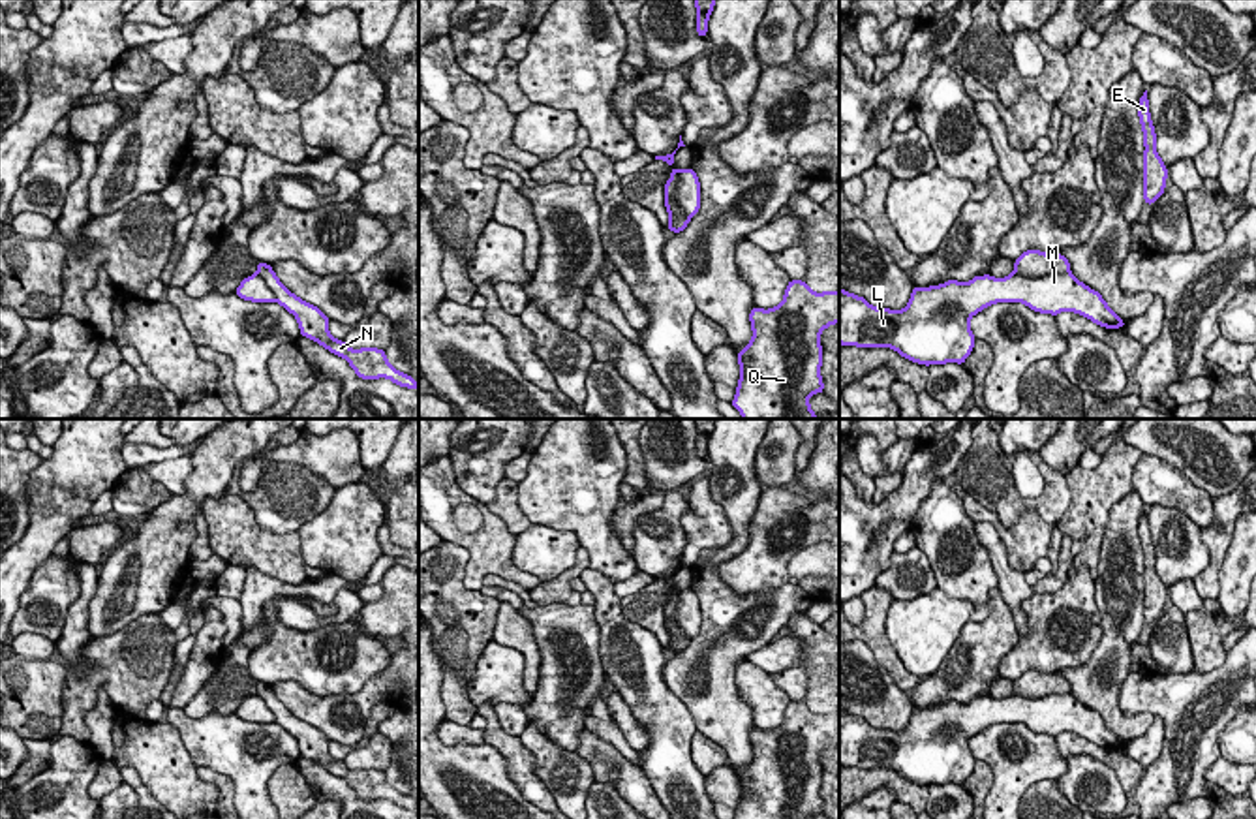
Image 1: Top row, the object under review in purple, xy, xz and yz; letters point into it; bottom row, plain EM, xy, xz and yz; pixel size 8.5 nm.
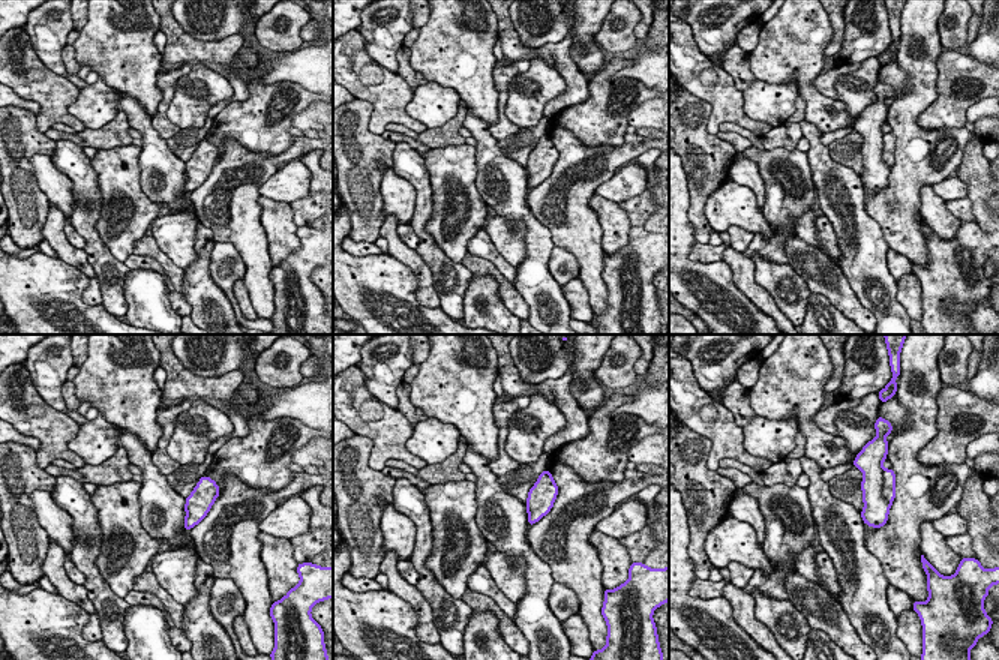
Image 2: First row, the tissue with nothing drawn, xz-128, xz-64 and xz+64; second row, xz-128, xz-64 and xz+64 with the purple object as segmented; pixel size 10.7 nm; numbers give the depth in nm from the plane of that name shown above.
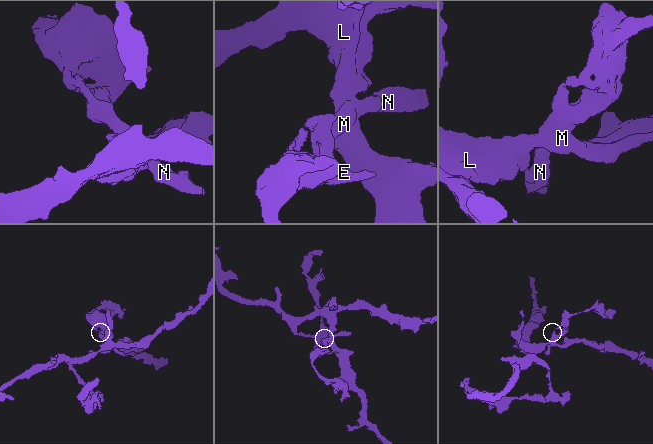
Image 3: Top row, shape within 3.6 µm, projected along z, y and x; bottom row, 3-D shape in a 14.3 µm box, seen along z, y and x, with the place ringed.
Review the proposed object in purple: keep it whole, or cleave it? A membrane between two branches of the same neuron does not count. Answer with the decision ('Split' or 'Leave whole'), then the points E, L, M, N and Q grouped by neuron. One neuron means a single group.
Split. Groups: E N / L M Q

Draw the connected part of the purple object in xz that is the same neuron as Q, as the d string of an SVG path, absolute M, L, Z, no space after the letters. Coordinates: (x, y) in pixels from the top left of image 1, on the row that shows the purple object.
M790 280L783 302L775 308L762 310L753 304L751 314L753 338L743 351L736 351L740 363L740 381L736 396L730 402L743 419L817 419L809 406L809 396L824 393L820 378L822 346L820 332L839 323L839 291L815 293L804 280Z

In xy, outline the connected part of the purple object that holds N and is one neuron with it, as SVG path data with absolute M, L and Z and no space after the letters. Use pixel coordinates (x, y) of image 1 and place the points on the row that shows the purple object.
M257 261L257 274L272 289L276 302L297 317L300 336L306 336L321 344L325 349L329 349L338 357L344 357L359 378L362 379L387 378L400 387L409 387L411 391L419 389L419 383L411 376L402 374L391 366L385 349L377 348L349 349L344 340L332 338L329 332L330 323L329 317L317 306L293 295L278 280L278 276L272 270L272 265Z

